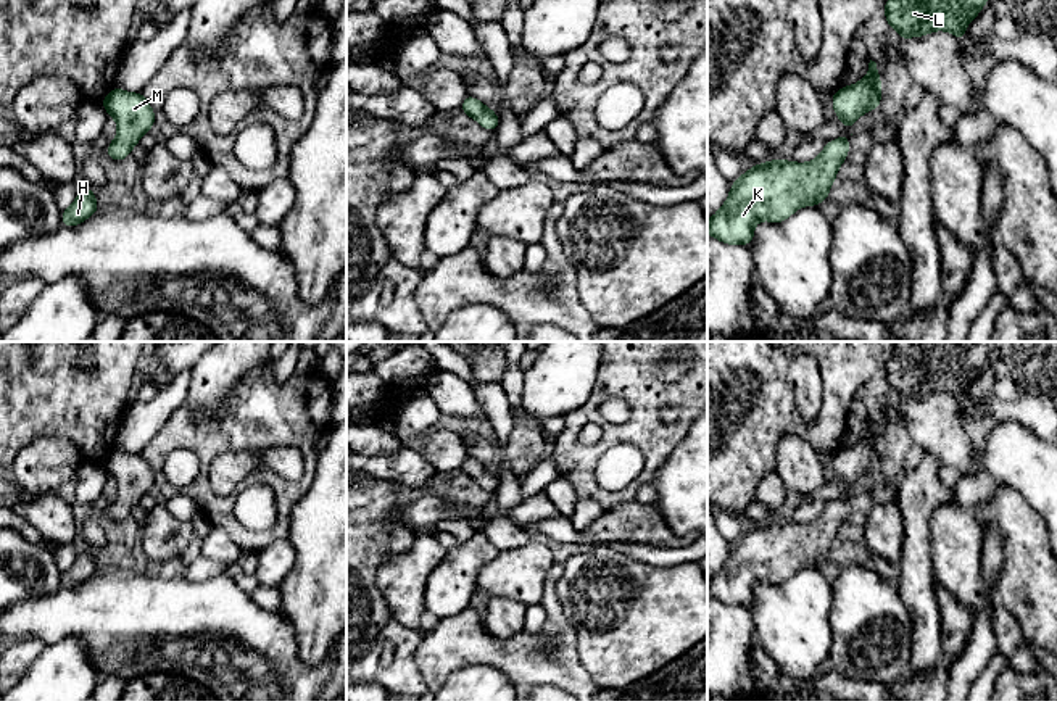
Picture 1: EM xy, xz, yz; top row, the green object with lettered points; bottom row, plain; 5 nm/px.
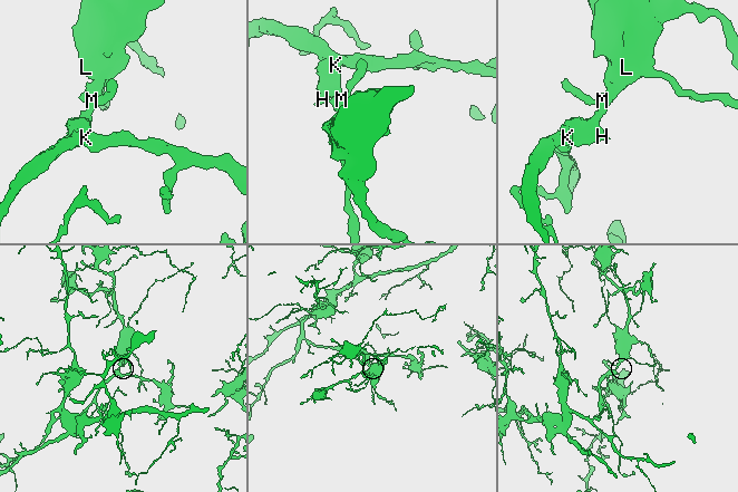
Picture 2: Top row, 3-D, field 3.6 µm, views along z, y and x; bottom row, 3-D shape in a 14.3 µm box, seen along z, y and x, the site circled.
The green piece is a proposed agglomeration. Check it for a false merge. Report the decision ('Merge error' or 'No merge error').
No merge error

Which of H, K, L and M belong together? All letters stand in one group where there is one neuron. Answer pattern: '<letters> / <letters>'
H K L M

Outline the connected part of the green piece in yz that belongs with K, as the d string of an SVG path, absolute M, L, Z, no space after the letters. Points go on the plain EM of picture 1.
M851 496L830 501L822 514L809 524L791 524L790 521L770 521L764 525L754 525L748 533L741 535L733 546L730 556L720 570L707 582L709 598L727 606L751 606L754 601L754 587L767 580L769 583L781 583L802 567L819 567L828 559L830 548L849 514Z

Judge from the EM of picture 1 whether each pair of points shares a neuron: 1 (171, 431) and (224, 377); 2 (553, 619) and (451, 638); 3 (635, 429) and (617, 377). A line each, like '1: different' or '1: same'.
1: different
2: same
3: same

